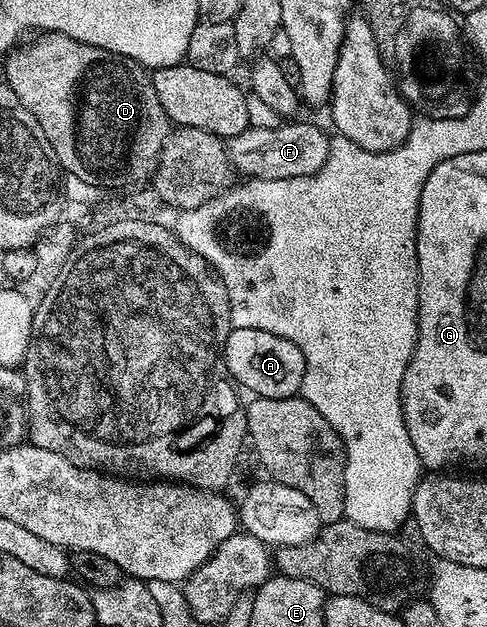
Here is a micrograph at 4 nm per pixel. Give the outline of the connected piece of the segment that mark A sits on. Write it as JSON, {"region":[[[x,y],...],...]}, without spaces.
{"region":[[[232,327],[225,341],[225,365],[232,380],[244,392],[252,391],[252,396],[260,399],[290,399],[304,390],[303,378],[307,372],[307,362],[285,337],[277,337],[277,333],[265,333],[261,329],[241,329]]]}

